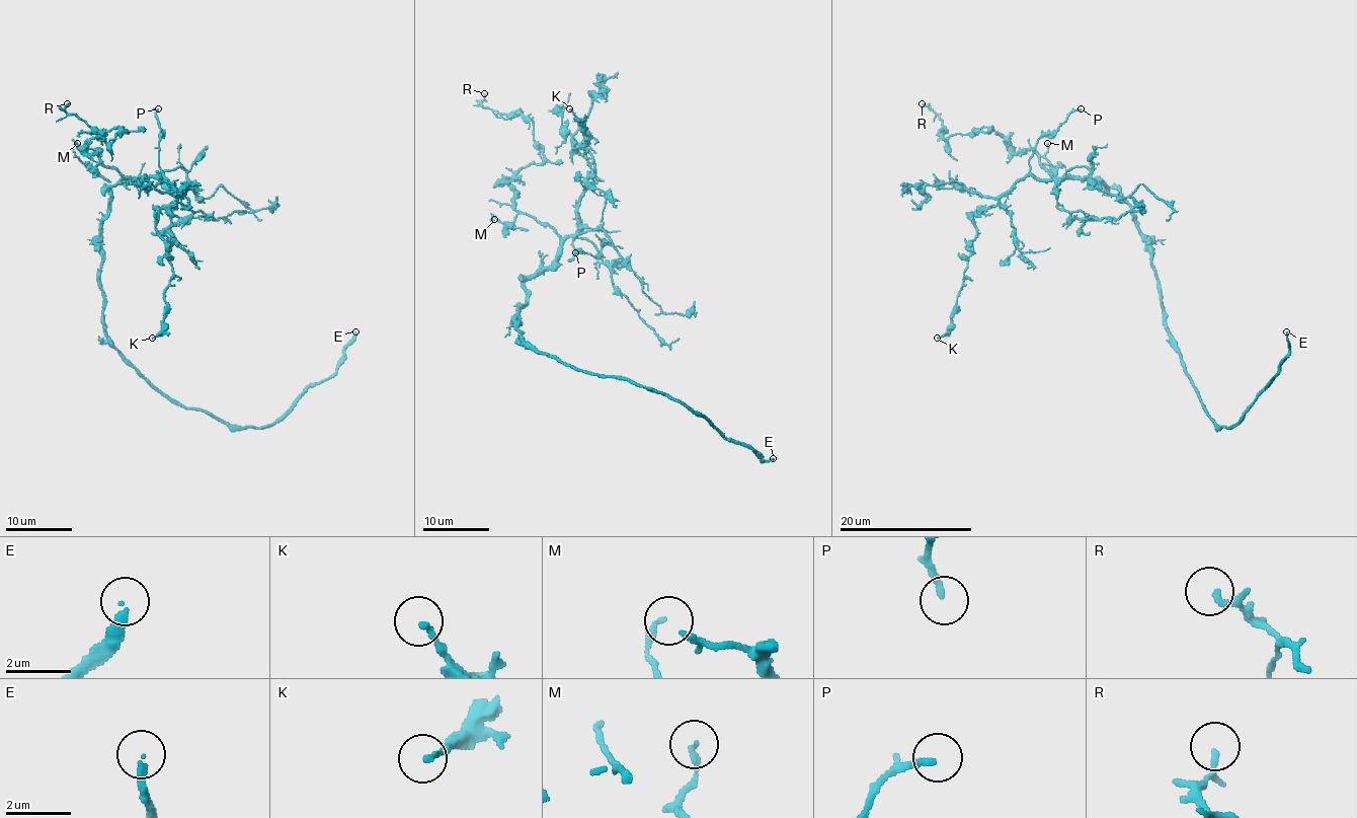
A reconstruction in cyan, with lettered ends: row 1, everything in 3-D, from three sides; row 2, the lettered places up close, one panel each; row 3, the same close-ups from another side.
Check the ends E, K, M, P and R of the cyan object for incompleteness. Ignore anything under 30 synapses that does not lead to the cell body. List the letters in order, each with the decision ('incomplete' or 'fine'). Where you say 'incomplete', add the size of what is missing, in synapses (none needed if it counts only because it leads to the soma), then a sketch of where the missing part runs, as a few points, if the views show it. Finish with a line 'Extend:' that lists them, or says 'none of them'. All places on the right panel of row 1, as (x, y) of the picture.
E: incomplete; about 450 synapses; missing branch runs (1286, 331), (1299, 272), (1288, 235), (1341, 194), (1338, 137), (1303, 83), (1177, 35), (1091, 41), (1010, 80)
K: fine
M: fine
P: fine
R: fine
Extend: E

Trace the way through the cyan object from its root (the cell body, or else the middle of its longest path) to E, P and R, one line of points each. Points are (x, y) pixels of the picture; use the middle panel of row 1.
E: (520, 324), (523, 339), (538, 351), (665, 392), (727, 440), (745, 444), (762, 460), (773, 458)
P: (520, 324), (528, 296), (525, 283), (546, 270), (559, 246), (577, 231), (575, 201), (575, 252)
R: (520, 324), (525, 283), (559, 236), (504, 182), (543, 161), (533, 122), (484, 93)

